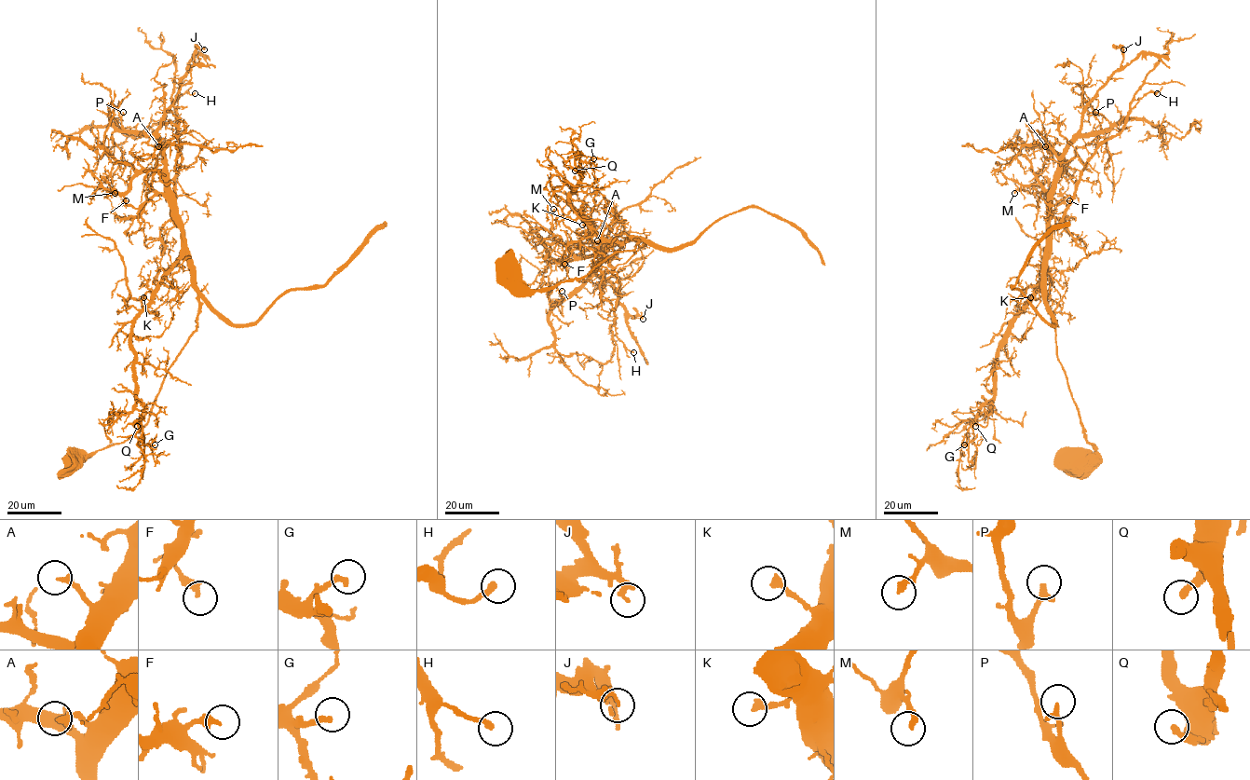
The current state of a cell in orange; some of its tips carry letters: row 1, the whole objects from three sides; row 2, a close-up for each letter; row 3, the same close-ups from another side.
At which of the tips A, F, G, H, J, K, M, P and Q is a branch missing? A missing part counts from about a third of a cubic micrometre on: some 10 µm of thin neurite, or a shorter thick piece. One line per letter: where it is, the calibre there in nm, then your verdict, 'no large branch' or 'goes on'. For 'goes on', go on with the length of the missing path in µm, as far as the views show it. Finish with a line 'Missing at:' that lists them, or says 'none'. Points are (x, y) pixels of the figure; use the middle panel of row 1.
A: at (597, 240); 240 nm thick; no large branch
F: at (564, 264); 360 nm thick; no large branch
G: at (593, 158); 240 nm thick; no large branch
H: at (633, 352); 240 nm thick; no large branch
J: at (643, 319); 200 nm thick; no large branch
K: at (582, 225); 280 nm thick; no large branch
M: at (553, 209); 260 nm thick; no large branch
P: at (562, 291); 240 nm thick; no large branch
Q: at (575, 171); 300 nm thick; goes on; about 20 µm are missing
Missing at: Q

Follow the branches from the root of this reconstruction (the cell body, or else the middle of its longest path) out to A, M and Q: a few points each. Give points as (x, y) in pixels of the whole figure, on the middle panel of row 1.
A: (509, 267), (531, 289), (543, 290), (580, 279), (637, 244), (615, 242), (603, 253), (597, 240)
M: (509, 267), (543, 290), (634, 249), (637, 240), (623, 240), (577, 257), (551, 231), (553, 209)
Q: (509, 267), (543, 290), (634, 249), (637, 240), (606, 240), (570, 204), (581, 177), (575, 171)

